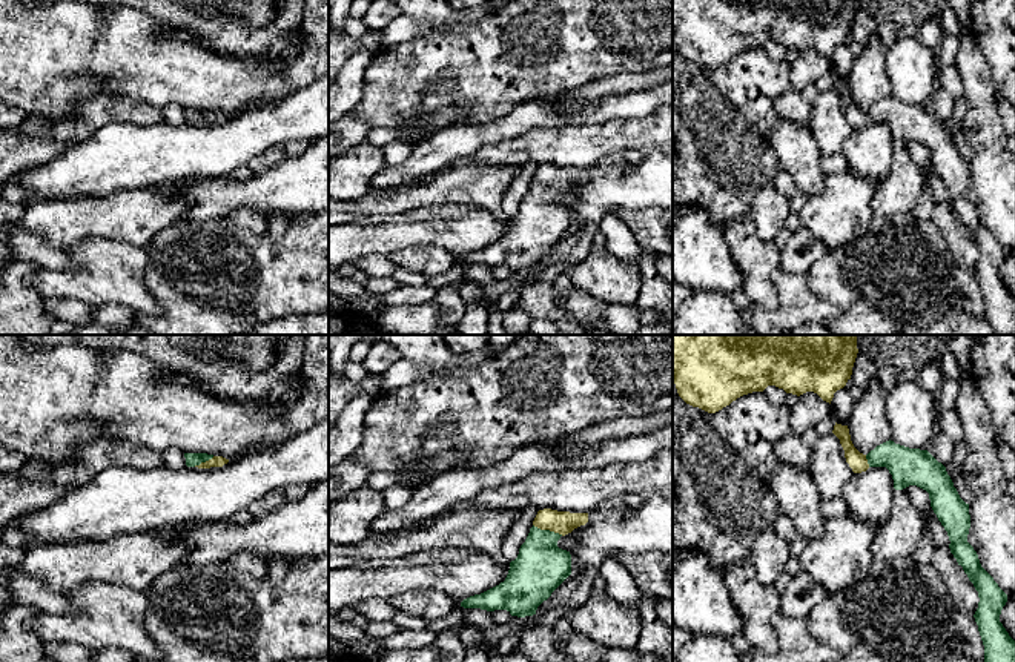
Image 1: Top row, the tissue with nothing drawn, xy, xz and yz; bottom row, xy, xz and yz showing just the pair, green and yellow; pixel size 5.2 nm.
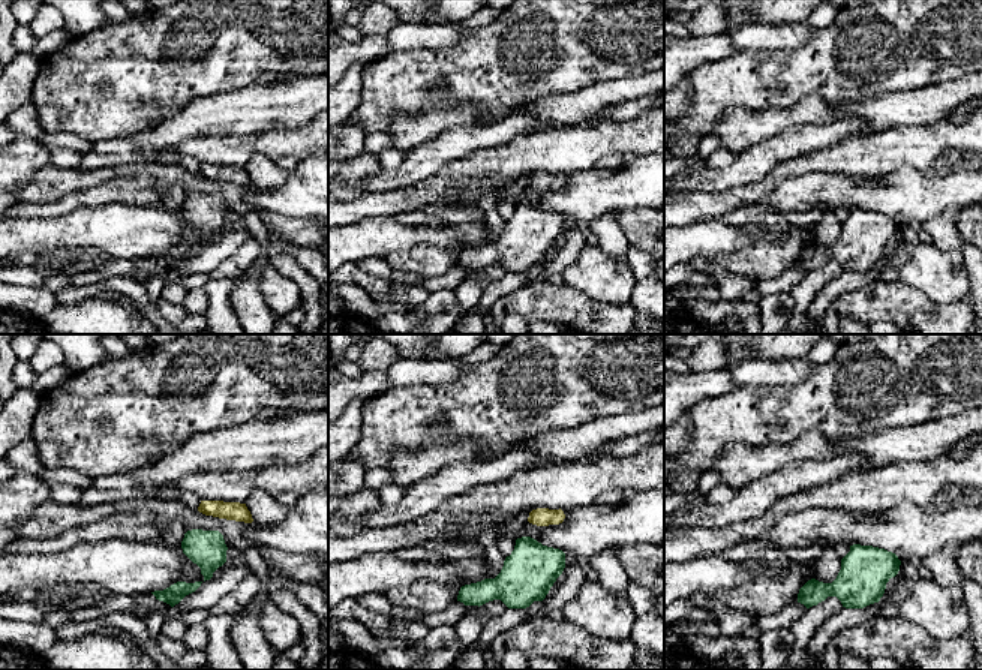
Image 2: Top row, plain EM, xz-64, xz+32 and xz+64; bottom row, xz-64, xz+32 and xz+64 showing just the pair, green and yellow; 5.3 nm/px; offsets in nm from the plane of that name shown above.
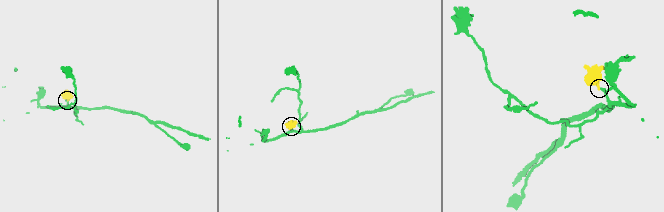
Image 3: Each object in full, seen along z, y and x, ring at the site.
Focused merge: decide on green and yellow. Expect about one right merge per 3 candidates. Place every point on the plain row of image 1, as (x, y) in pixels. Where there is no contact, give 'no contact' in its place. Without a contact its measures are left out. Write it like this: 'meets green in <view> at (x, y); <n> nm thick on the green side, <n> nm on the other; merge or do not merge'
meets green in xz at (548, 186); 280 nm thick on the green side, 120 nm on the other; merge

